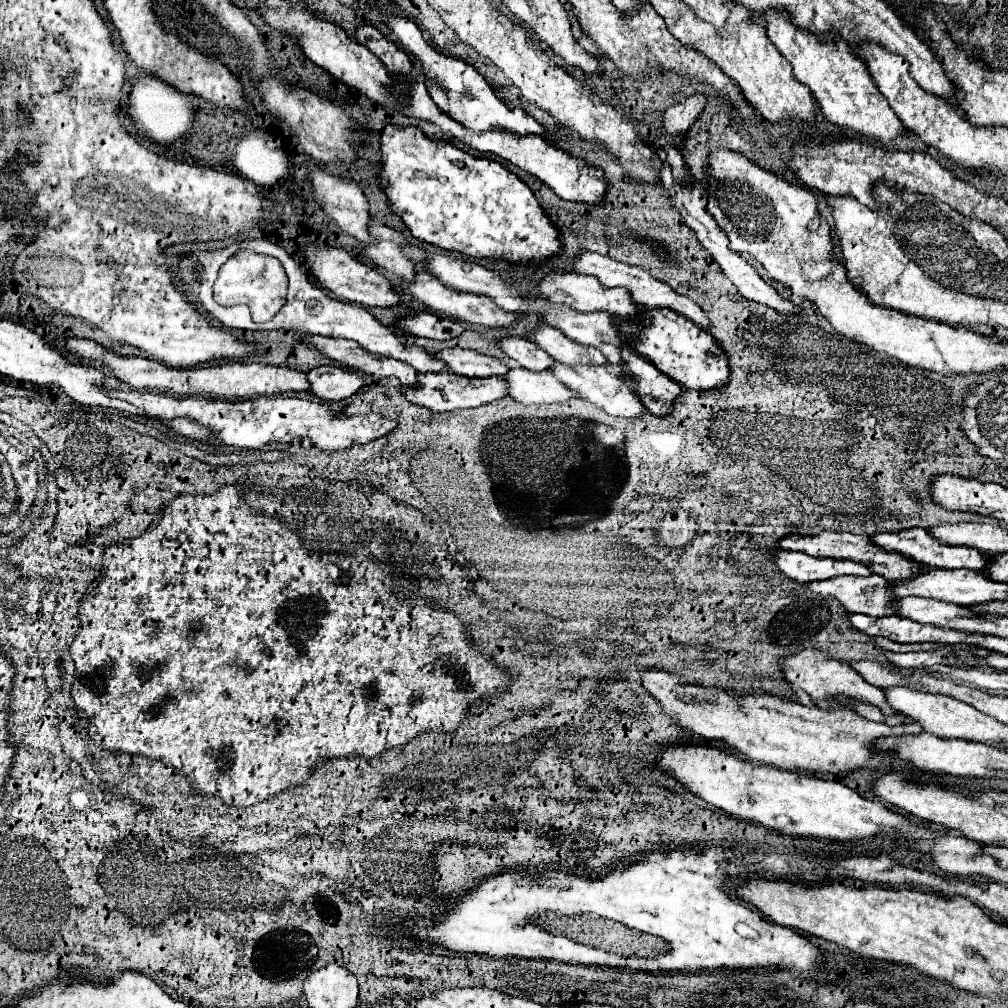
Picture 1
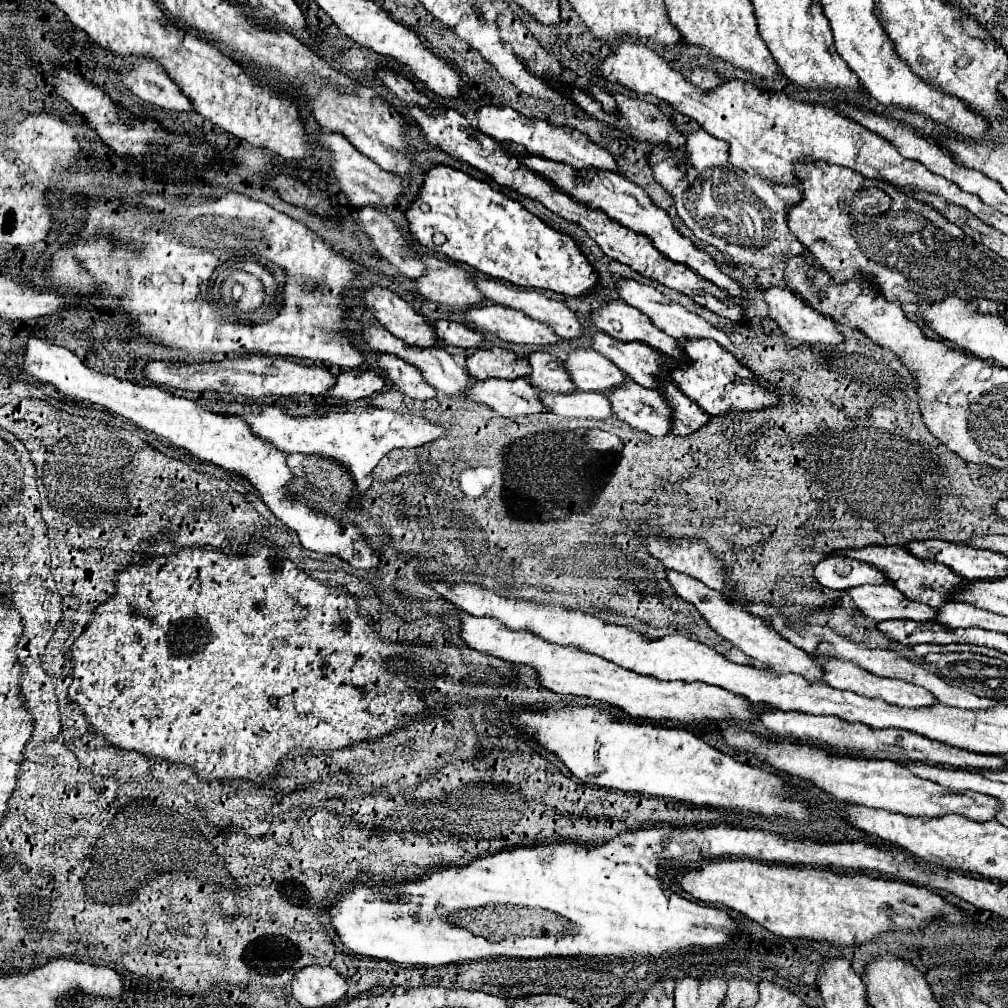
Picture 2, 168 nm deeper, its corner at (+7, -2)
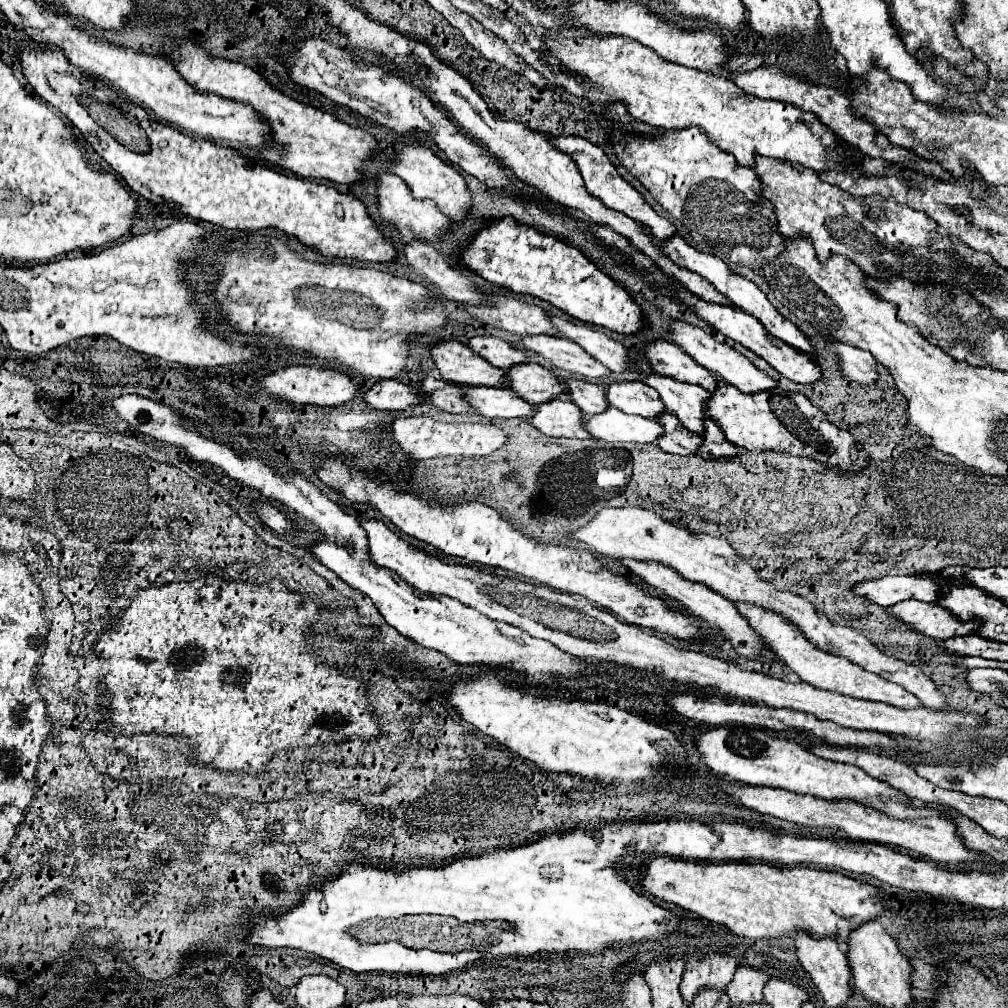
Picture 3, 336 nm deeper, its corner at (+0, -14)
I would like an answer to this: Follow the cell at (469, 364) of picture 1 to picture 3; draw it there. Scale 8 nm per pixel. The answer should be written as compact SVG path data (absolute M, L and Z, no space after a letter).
M523 362L505 370L505 378L509 382L509 390L525 398L529 404L541 404L553 400L557 394L565 392L561 380L553 378L553 374L541 364Z

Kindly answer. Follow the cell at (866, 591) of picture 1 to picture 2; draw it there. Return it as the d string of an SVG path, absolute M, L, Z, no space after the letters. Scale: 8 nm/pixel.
M882 584L882 586L858 586L848 590L850 598L866 614L868 618L874 618L876 622L904 618L904 620L916 620L916 622L932 622L934 614L938 614L934 608L914 602L906 598L896 586Z

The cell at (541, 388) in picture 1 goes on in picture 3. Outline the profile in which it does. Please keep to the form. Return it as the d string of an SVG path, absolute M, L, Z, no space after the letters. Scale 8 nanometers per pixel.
M611 408L591 416L589 420L583 420L585 430L599 440L605 442L655 442L655 438L661 434L661 426L655 420L631 416L617 408Z

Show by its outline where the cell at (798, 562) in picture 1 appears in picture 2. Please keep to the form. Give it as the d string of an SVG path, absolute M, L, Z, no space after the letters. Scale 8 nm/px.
M828 556L814 568L814 578L832 590L850 590L862 584L888 582L884 572L846 556Z

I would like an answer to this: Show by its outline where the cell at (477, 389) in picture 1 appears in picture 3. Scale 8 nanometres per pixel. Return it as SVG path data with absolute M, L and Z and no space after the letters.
M559 398L543 402L533 408L533 414L527 418L531 426L547 436L565 436L565 438L591 438L583 428L583 414L573 406L573 402L563 402Z

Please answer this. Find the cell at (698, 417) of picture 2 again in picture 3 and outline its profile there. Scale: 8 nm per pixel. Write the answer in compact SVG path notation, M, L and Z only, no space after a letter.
M705 418L703 424L705 424L705 430L701 434L703 442L701 442L699 450L697 450L697 454L701 458L711 458L713 460L713 458L731 458L731 456L741 454L741 448L731 444L725 438L723 430L711 418Z

